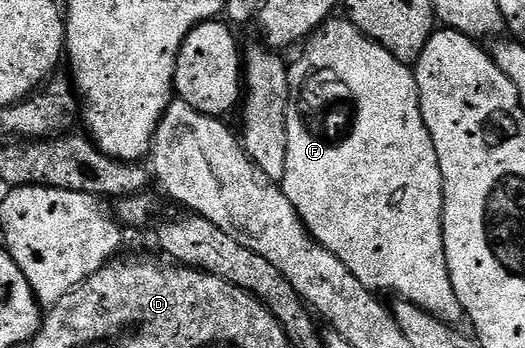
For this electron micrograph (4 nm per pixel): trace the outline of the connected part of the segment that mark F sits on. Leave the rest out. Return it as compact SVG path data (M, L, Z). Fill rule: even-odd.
M329 18L320 25L318 29L318 37L320 36L320 44L314 50L304 56L305 63L312 66L318 66L318 84L324 84L324 88L320 90L318 98L289 98L288 99L288 149L286 150L286 170L284 171L284 179L282 187L286 198L290 198L290 202L294 206L294 210L298 210L298 214L302 218L302 222L308 228L308 233L316 239L321 246L330 254L334 254L344 263L346 270L350 270L350 274L354 274L354 278L358 278L358 282L362 282L362 286L371 288L377 293L384 294L387 288L393 288L395 295L400 298L406 298L410 302L414 302L420 308L424 308L432 316L437 316L445 324L453 326L459 325L459 320L465 319L462 310L462 302L458 302L458 294L454 294L454 286L450 282L450 270L446 266L446 250L444 249L444 183L442 182L442 170L438 166L438 154L434 150L434 142L430 138L430 130L426 130L426 122L420 113L420 99L418 98L418 86L416 85L416 73L405 61L394 58L394 54L390 54L390 50L386 50L378 42L374 42L366 34L362 34L362 30L358 30L353 26L352 21L347 18Z

